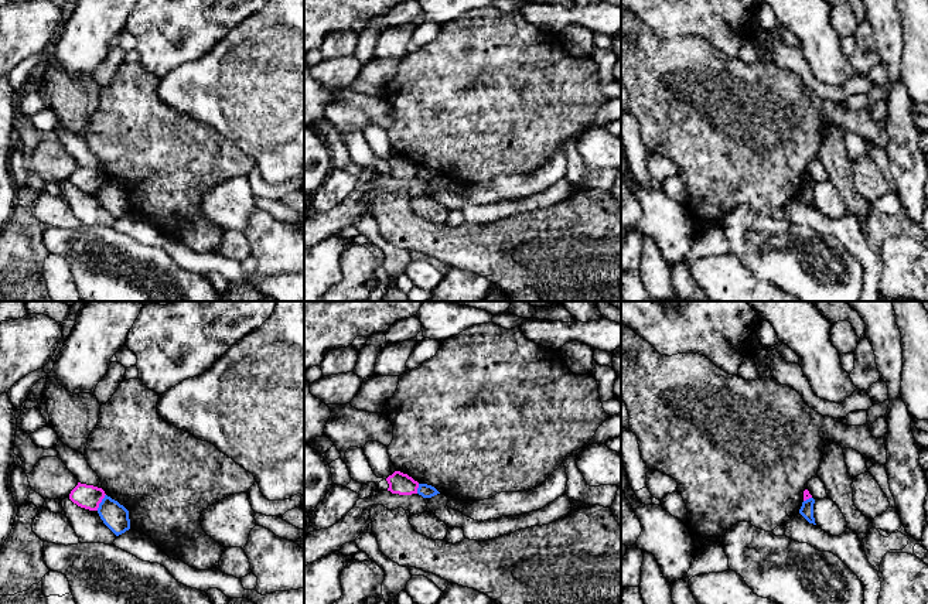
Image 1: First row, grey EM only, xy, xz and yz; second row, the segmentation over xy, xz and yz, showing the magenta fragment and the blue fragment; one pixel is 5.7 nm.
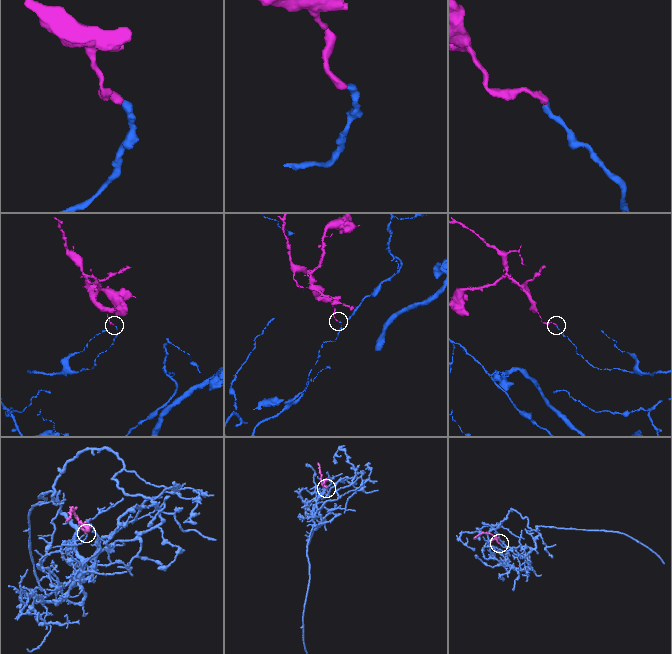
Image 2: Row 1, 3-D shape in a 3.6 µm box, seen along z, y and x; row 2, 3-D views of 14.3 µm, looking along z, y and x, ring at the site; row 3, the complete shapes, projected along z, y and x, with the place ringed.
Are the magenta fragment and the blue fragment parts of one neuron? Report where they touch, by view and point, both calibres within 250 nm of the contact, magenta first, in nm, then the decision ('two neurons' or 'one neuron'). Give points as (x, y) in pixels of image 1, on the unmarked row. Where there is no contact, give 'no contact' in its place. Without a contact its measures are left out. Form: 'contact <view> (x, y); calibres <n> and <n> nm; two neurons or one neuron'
contact xy (101, 184); calibres 140 and 150 nm; two neurons

